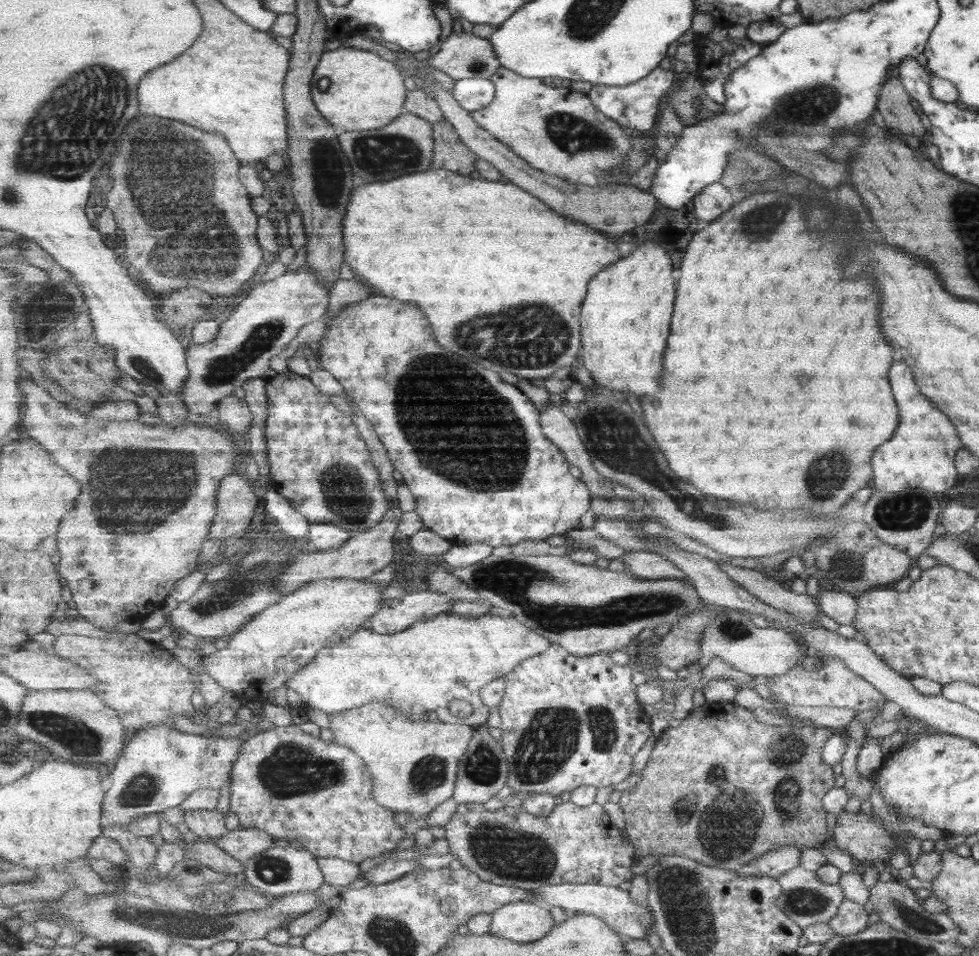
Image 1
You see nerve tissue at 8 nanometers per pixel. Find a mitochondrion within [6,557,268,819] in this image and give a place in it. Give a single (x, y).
(60, 726)

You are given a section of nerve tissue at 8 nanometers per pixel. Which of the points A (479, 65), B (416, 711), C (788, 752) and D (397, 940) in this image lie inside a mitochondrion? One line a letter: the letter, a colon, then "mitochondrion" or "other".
A: mitochondrion
B: other
C: mitochondrion
D: mitochondrion

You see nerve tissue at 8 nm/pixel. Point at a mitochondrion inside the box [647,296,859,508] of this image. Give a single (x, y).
(821, 483)

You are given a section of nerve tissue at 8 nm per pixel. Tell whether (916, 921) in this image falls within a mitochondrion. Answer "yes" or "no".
yes

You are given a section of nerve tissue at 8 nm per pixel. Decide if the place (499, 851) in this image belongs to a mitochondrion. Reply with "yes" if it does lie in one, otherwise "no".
yes

